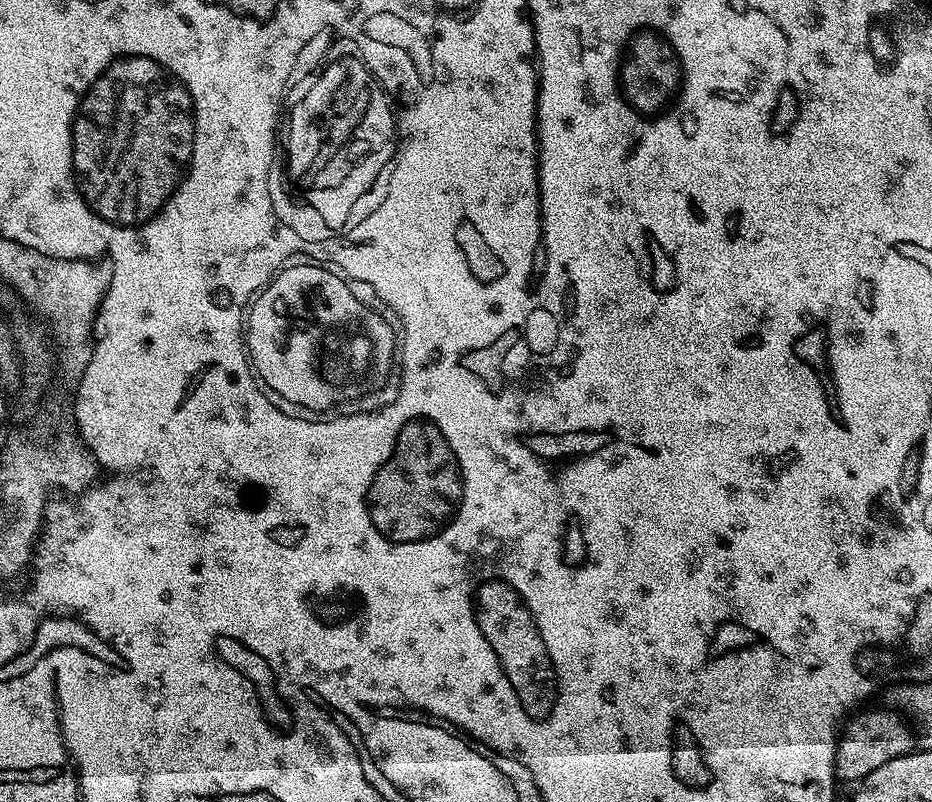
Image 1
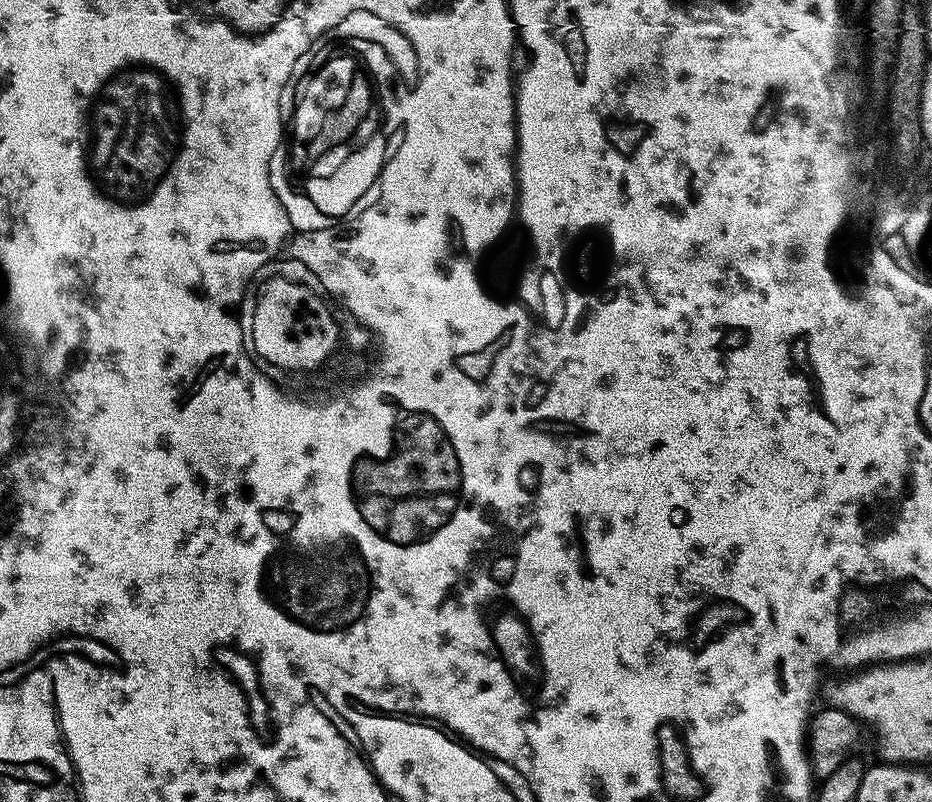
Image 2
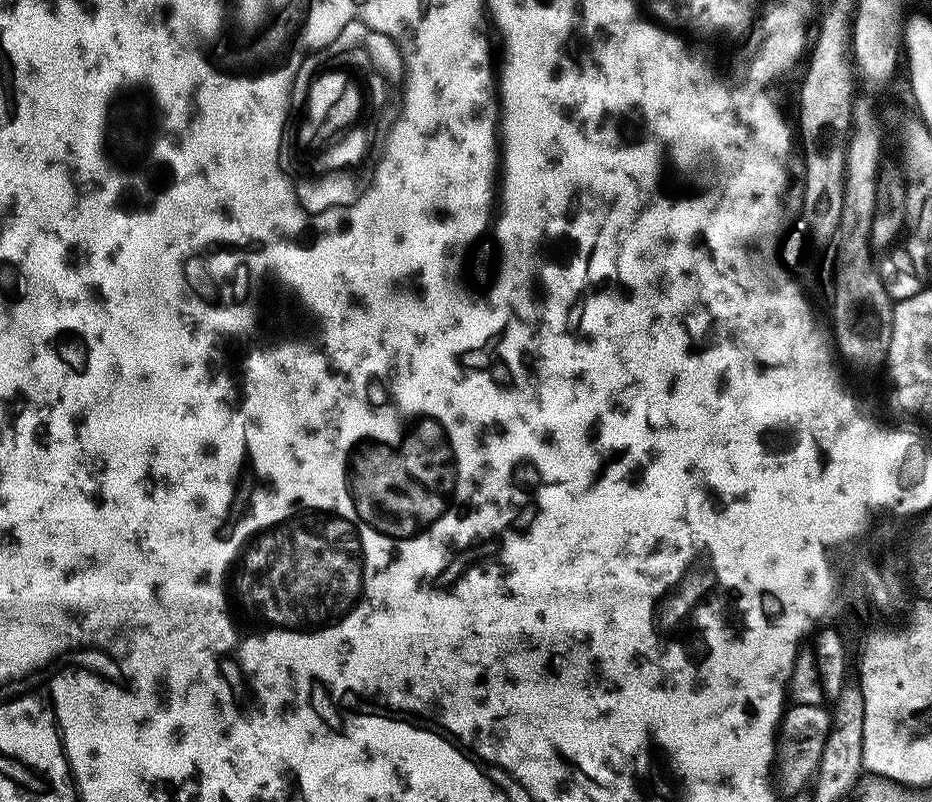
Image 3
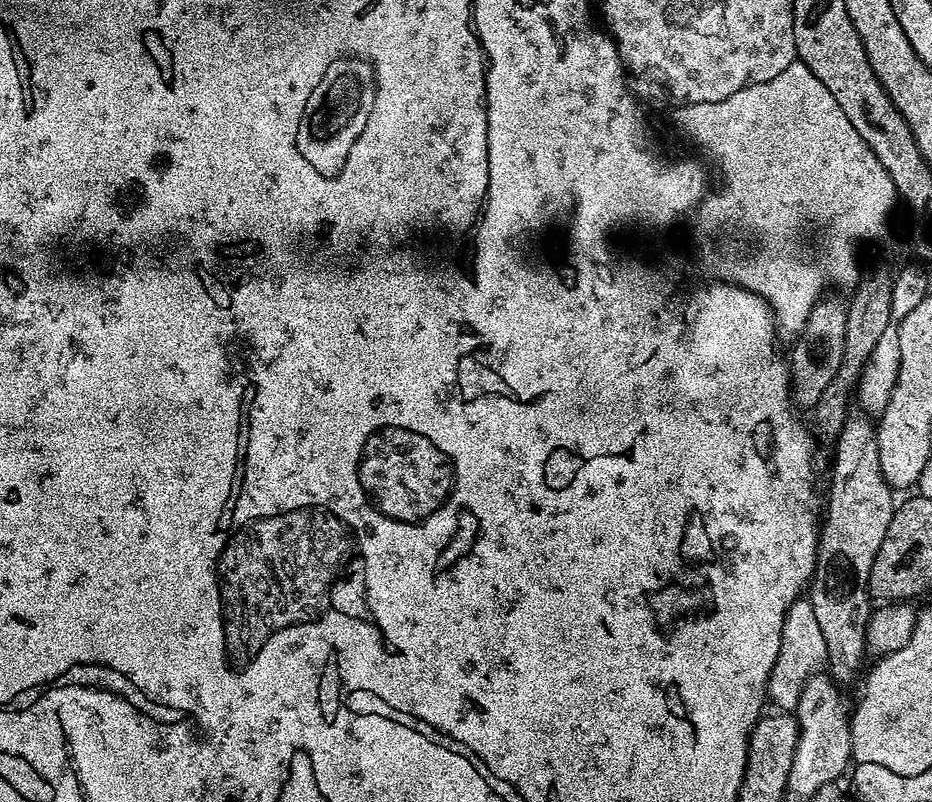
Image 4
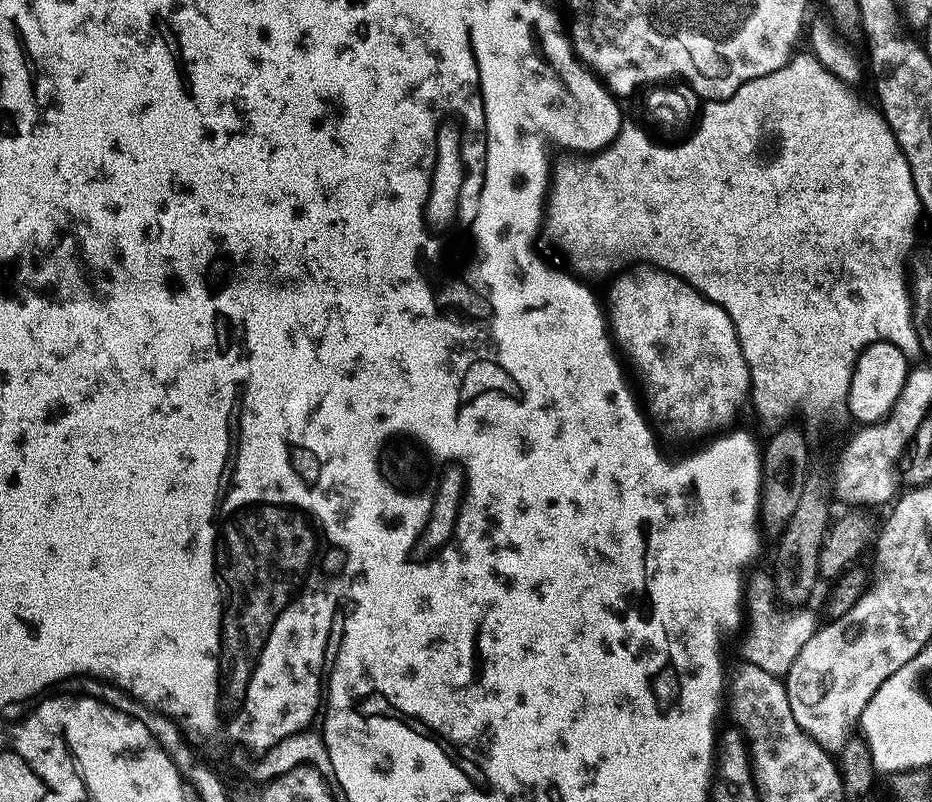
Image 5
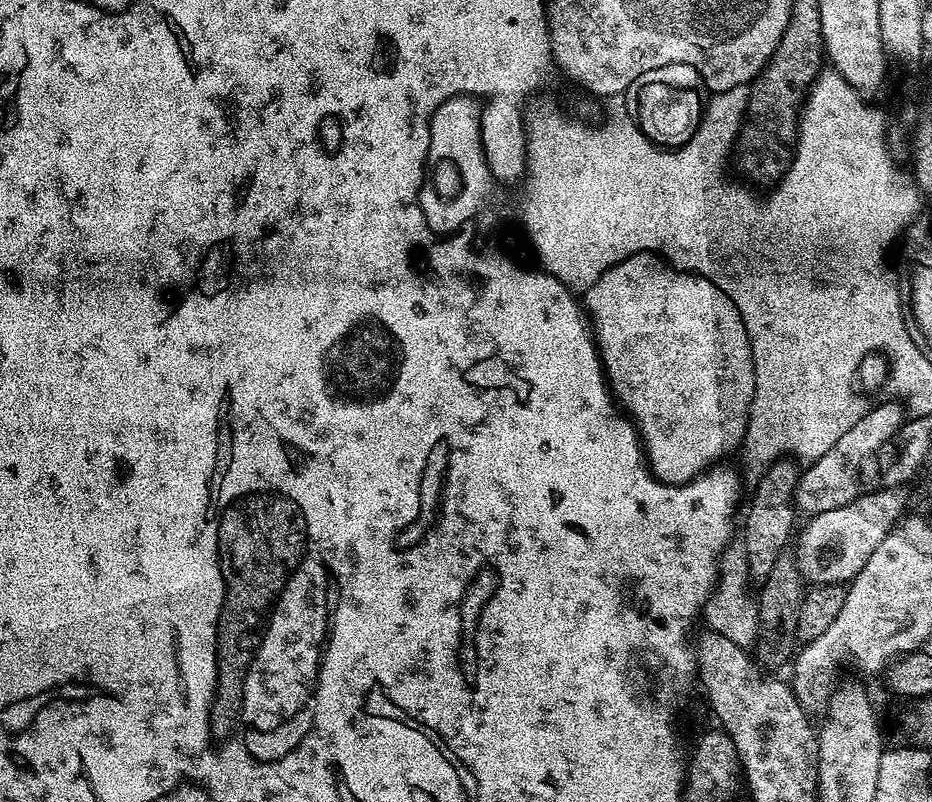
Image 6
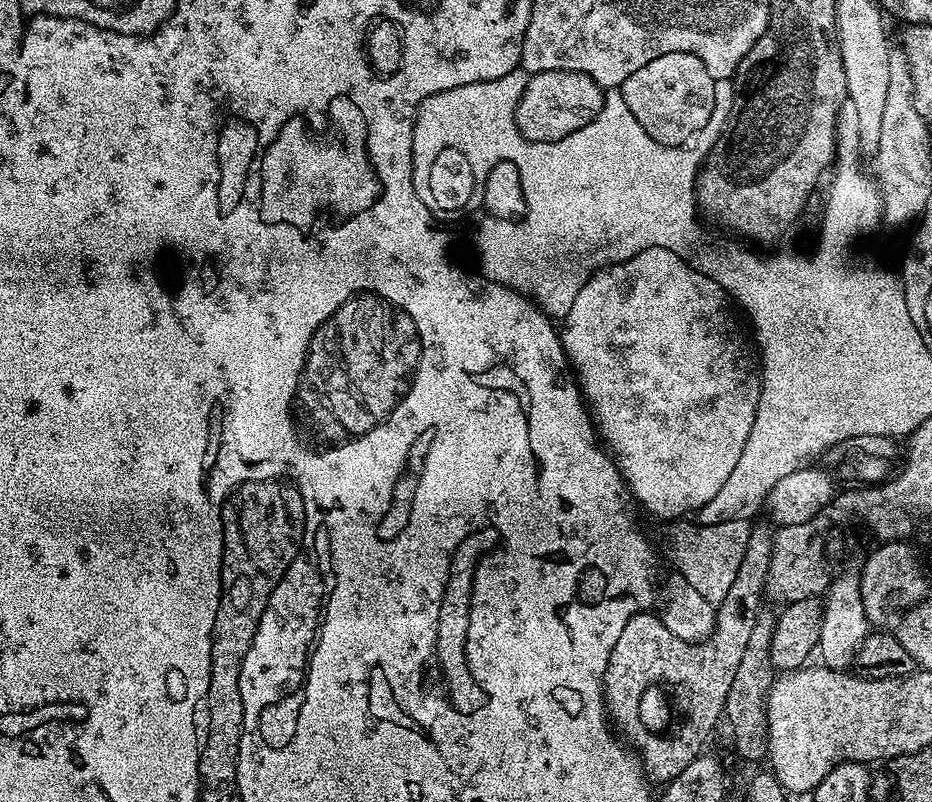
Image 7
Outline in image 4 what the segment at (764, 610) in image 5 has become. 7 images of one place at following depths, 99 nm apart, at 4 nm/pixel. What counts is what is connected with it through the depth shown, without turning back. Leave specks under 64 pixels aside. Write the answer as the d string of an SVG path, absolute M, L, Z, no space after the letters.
M806 598L796 600L788 608L778 658L768 676L767 697L769 701L771 703L773 701L779 711L795 711L805 682L821 669L819 668L821 664L823 666L827 663L827 656L826 640L823 637L822 629L819 627L818 618L814 615L811 601Z

